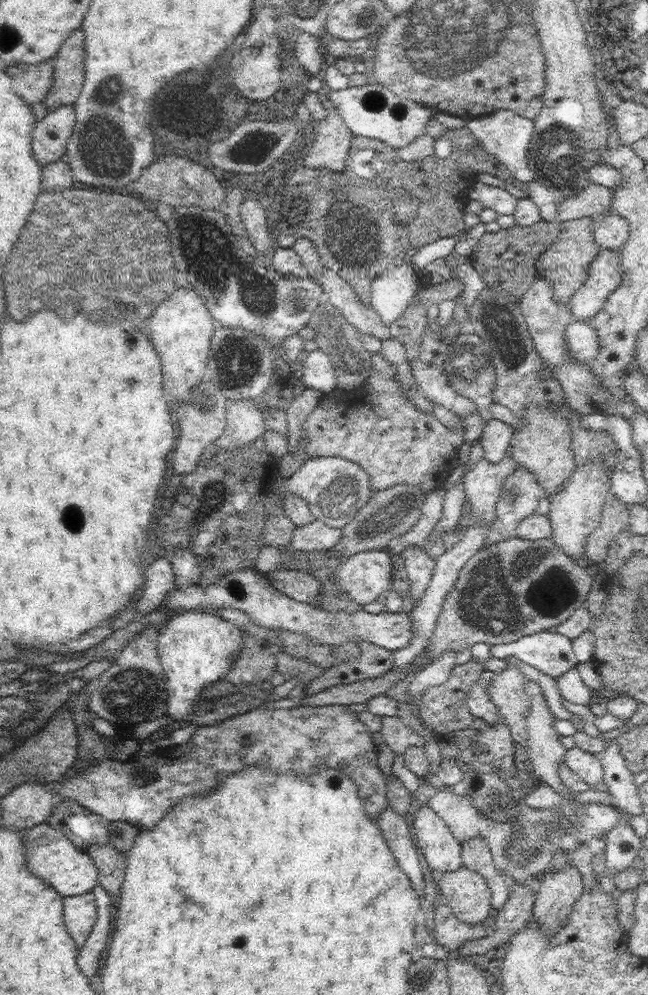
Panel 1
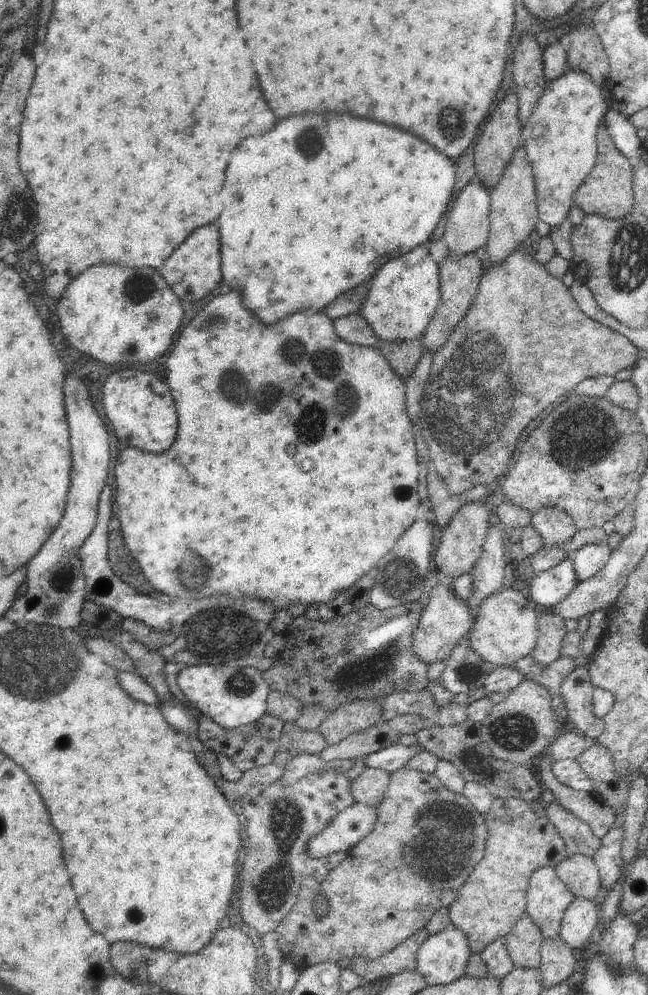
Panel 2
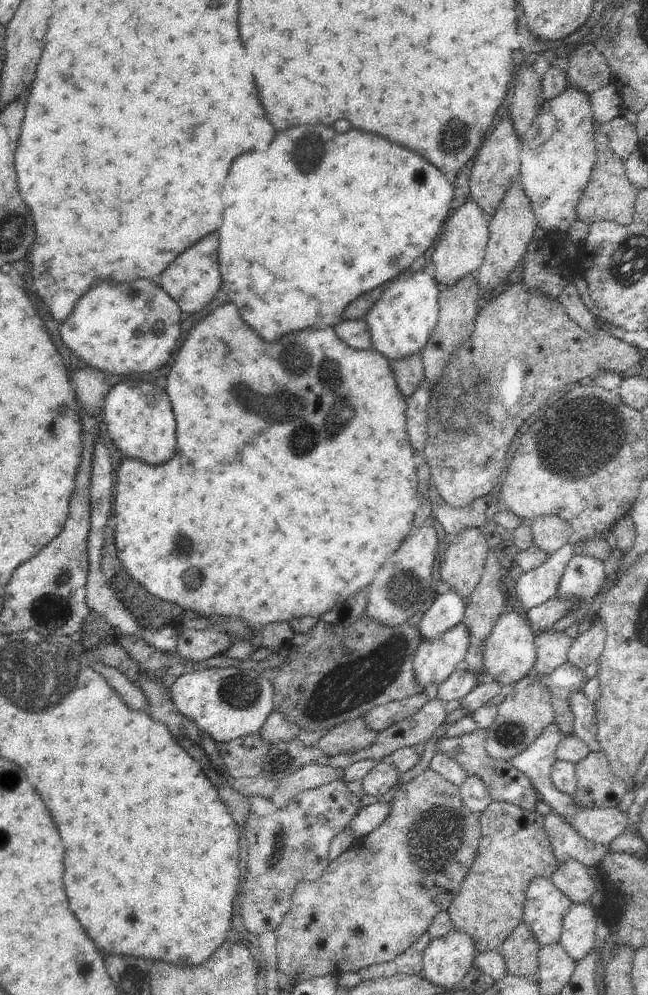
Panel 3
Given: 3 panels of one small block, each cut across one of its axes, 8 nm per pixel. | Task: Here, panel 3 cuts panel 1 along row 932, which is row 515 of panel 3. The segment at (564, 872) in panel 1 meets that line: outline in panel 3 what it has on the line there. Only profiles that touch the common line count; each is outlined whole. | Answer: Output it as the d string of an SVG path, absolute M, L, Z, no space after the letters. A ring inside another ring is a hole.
M561 514L538 517L529 526L533 536L533 544L549 555L573 539L572 528Z

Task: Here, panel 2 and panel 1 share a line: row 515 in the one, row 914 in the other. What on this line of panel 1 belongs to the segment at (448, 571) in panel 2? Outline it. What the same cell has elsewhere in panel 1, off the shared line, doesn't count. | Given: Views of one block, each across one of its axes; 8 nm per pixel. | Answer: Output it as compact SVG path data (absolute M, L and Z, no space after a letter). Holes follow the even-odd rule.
M463 864L458 870L444 873L442 881L439 883L440 892L447 899L446 904L450 906L452 913L460 921L475 925L483 923L488 918L488 914L492 910L491 892L488 885L486 885L484 875L480 875L478 871L474 871Z

